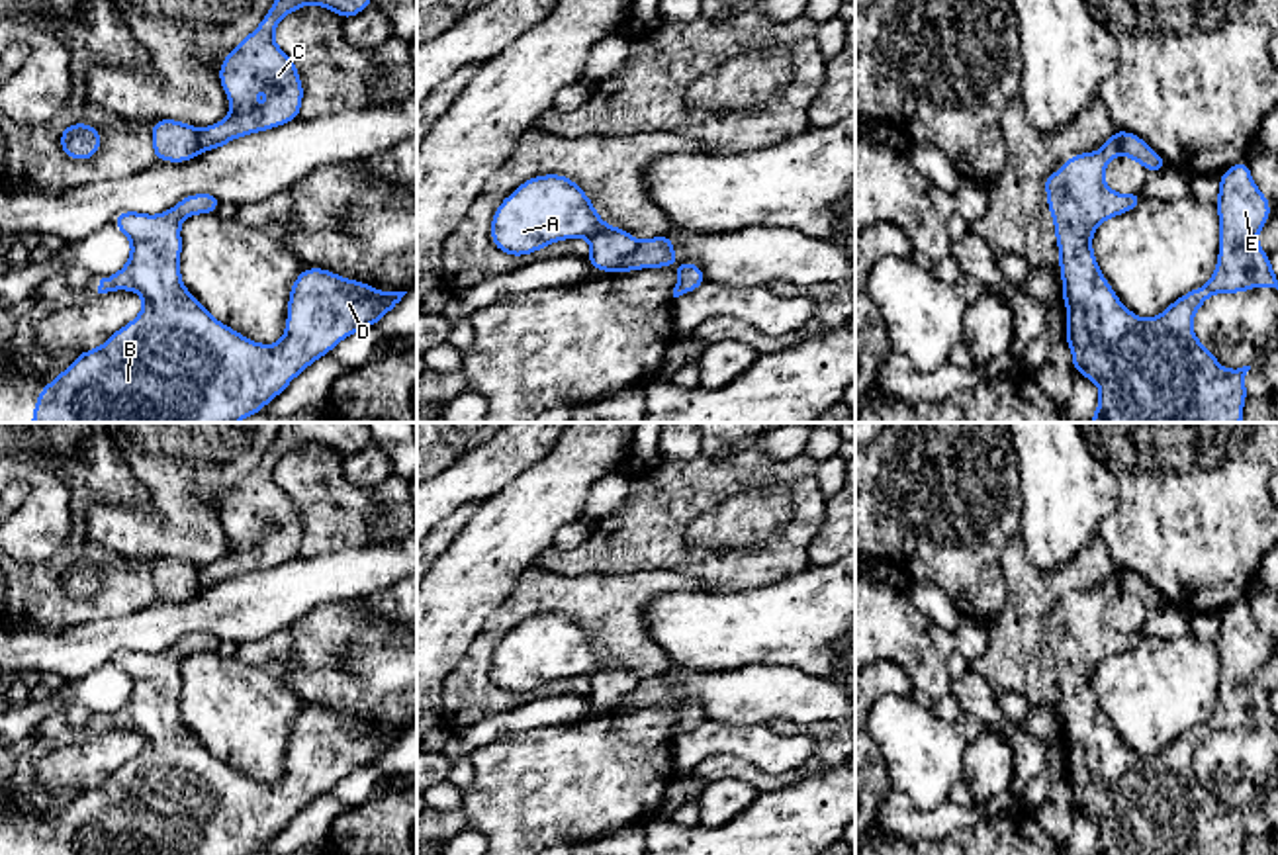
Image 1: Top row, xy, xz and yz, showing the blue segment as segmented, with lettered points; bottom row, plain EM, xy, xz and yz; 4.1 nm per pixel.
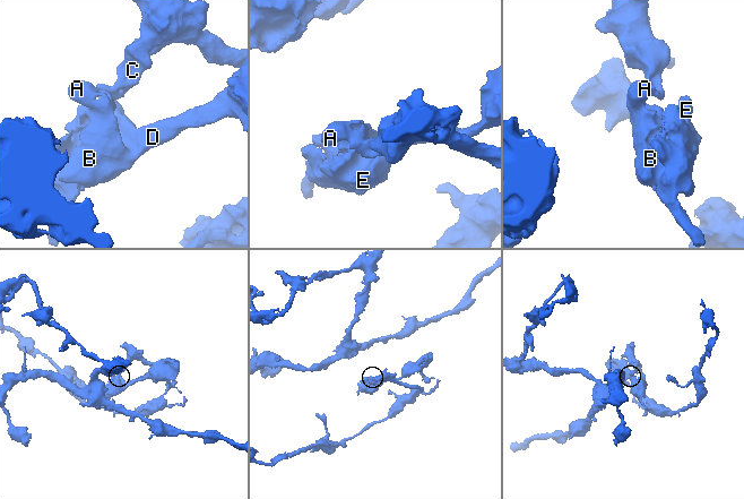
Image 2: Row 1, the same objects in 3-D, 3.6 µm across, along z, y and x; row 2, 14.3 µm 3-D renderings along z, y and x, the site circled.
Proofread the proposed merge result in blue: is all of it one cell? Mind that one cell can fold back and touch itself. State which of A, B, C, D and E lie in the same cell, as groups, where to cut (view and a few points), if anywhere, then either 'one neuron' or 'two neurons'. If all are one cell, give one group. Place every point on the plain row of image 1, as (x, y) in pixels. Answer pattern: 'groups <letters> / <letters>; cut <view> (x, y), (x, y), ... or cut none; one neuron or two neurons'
groups A B D E / C; cut xz (640, 679), (613, 709); two neurons

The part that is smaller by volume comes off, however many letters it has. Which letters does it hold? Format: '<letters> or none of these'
A, B, D, E

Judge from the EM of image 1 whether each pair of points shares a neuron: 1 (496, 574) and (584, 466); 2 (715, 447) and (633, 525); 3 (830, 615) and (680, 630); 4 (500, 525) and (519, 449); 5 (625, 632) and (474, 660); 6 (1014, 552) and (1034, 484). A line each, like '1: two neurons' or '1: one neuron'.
1: one neuron
2: two neurons
3: one neuron
4: two neurons
5: one neuron
6: two neurons

